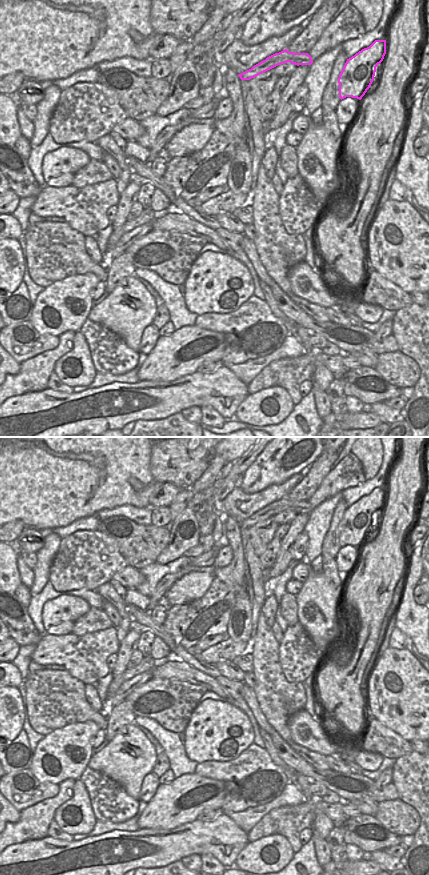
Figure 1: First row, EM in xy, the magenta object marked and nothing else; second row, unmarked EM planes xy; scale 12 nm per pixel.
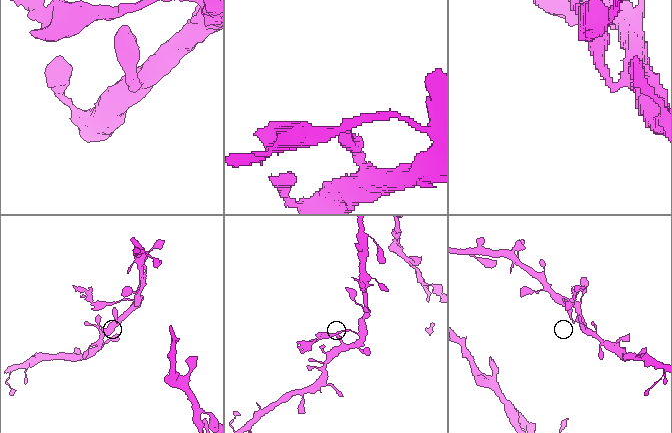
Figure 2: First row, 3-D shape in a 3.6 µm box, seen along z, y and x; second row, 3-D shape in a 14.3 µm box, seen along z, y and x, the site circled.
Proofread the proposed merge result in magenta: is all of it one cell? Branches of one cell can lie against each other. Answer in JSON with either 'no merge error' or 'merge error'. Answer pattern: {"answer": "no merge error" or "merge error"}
{"answer": "merge error"}

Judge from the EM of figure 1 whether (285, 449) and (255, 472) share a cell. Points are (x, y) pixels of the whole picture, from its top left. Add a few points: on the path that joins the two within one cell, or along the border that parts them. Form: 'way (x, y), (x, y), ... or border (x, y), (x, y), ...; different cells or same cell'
way (278, 456), (262, 472); same cell

